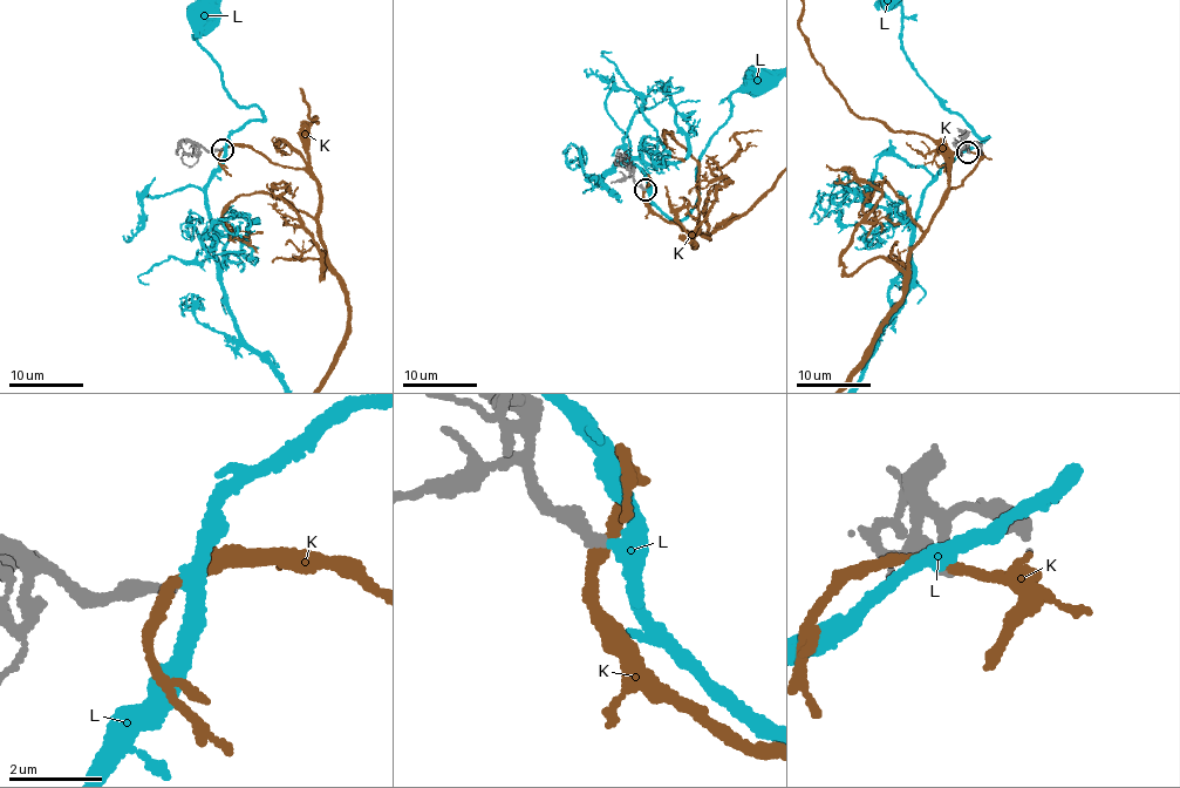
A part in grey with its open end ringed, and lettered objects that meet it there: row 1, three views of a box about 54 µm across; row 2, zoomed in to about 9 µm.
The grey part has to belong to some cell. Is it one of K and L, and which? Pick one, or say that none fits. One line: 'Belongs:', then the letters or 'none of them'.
Belongs: L

